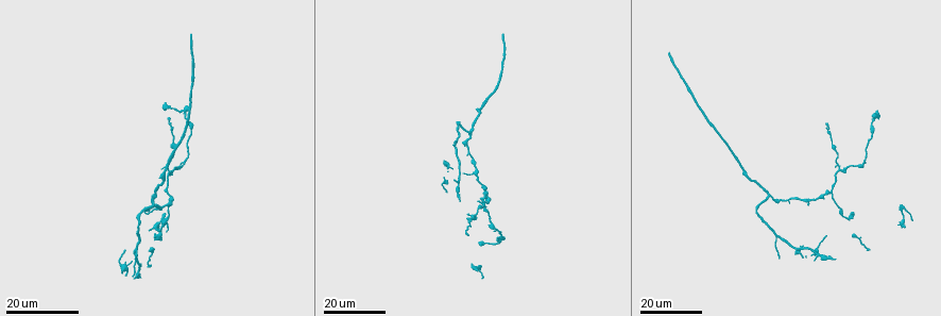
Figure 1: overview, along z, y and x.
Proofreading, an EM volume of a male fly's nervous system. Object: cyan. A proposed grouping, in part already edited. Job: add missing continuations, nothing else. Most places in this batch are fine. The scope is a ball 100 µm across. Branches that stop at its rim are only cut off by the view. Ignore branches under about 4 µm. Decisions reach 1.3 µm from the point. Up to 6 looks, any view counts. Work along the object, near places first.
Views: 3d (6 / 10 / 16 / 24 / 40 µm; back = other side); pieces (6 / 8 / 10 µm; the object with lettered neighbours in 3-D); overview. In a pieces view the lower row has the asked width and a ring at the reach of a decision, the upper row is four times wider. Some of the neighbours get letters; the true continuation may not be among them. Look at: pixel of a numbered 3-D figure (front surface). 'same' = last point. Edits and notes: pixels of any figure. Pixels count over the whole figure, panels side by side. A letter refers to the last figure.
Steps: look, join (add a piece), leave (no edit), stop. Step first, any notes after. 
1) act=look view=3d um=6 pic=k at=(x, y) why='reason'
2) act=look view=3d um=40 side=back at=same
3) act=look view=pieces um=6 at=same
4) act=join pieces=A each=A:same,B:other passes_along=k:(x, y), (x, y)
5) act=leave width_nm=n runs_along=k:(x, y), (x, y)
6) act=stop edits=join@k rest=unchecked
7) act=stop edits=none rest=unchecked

act=look view=3d um=16 pic=1 at=(168, 117) why='long arm stops here'

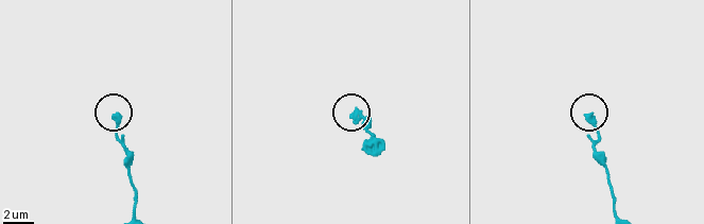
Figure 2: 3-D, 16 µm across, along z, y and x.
act=look view=pieces um=8 pic=2 at=(357, 109) why='what lies round it'

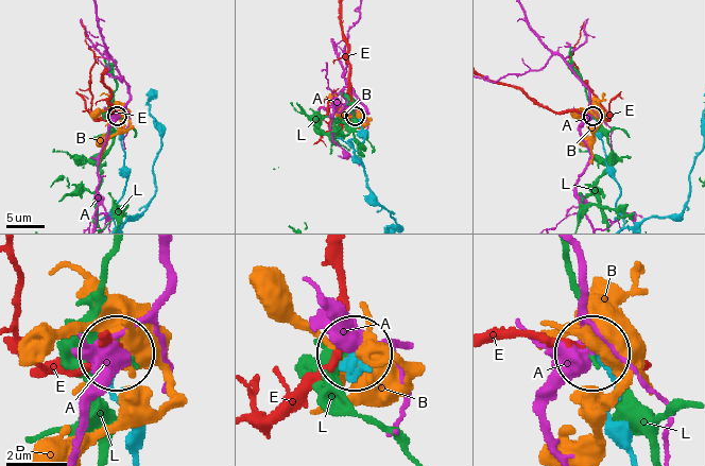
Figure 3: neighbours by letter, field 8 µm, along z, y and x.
act=leave each=A:other,B:other,E:other,L:other found='no lettered piece goes on from it'

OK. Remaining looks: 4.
act=look view=3d um=24 pic=1 at=(852, 213) why='an open end'

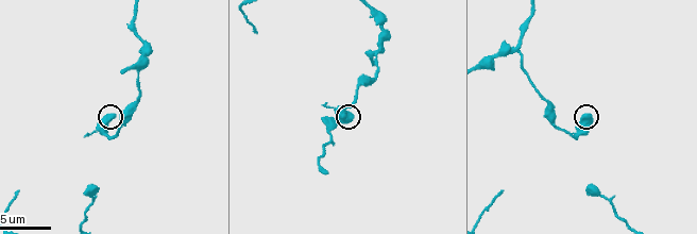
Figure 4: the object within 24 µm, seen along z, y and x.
act=look view=pieces um=6 pic=4 at=(350, 122)

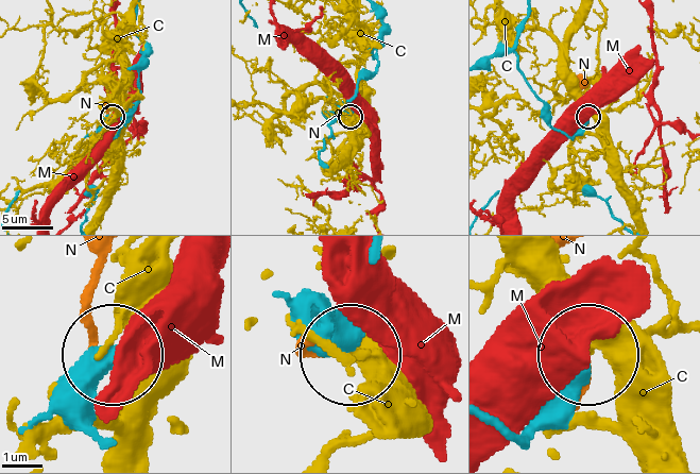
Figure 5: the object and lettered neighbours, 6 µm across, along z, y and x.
act=leave each=C:other,M:other,N:other found='none of them fits'

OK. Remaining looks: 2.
act=look view=3d um=16 pic=1 at=(163, 215) why='free end'

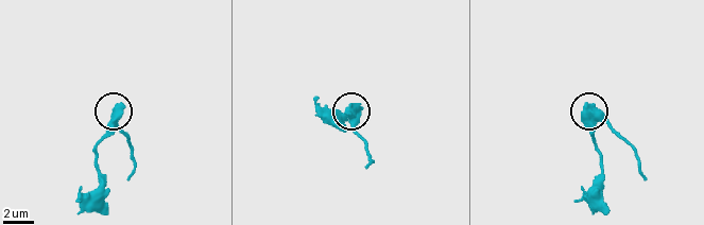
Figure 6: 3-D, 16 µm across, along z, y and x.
act=look view=pieces um=10 pic=6 at=(589, 103)

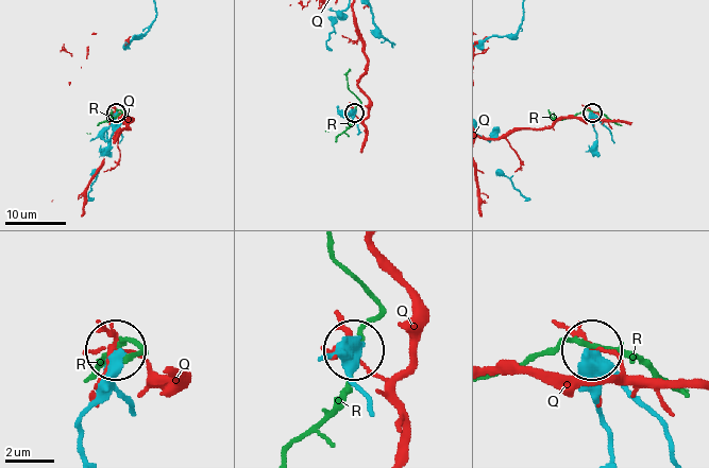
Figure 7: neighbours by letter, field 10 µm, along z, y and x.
act=leave each=Q:other,R:other found='none of them fits'

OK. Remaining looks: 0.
act=stop edits=none rest=unchecked

